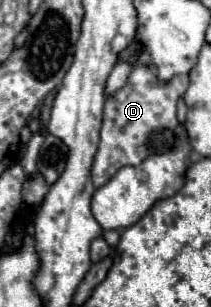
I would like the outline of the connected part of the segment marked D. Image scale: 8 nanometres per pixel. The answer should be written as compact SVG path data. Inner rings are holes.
M135 66L127 78L127 84L121 90L107 96L101 126L101 142L91 168L95 188L107 184L109 178L115 176L115 172L121 170L123 166L141 164L149 154L153 132L171 130L179 124L175 106L179 96L183 96L187 90L185 82L189 86L189 78L185 74L179 74L169 82L161 84L155 66Z

